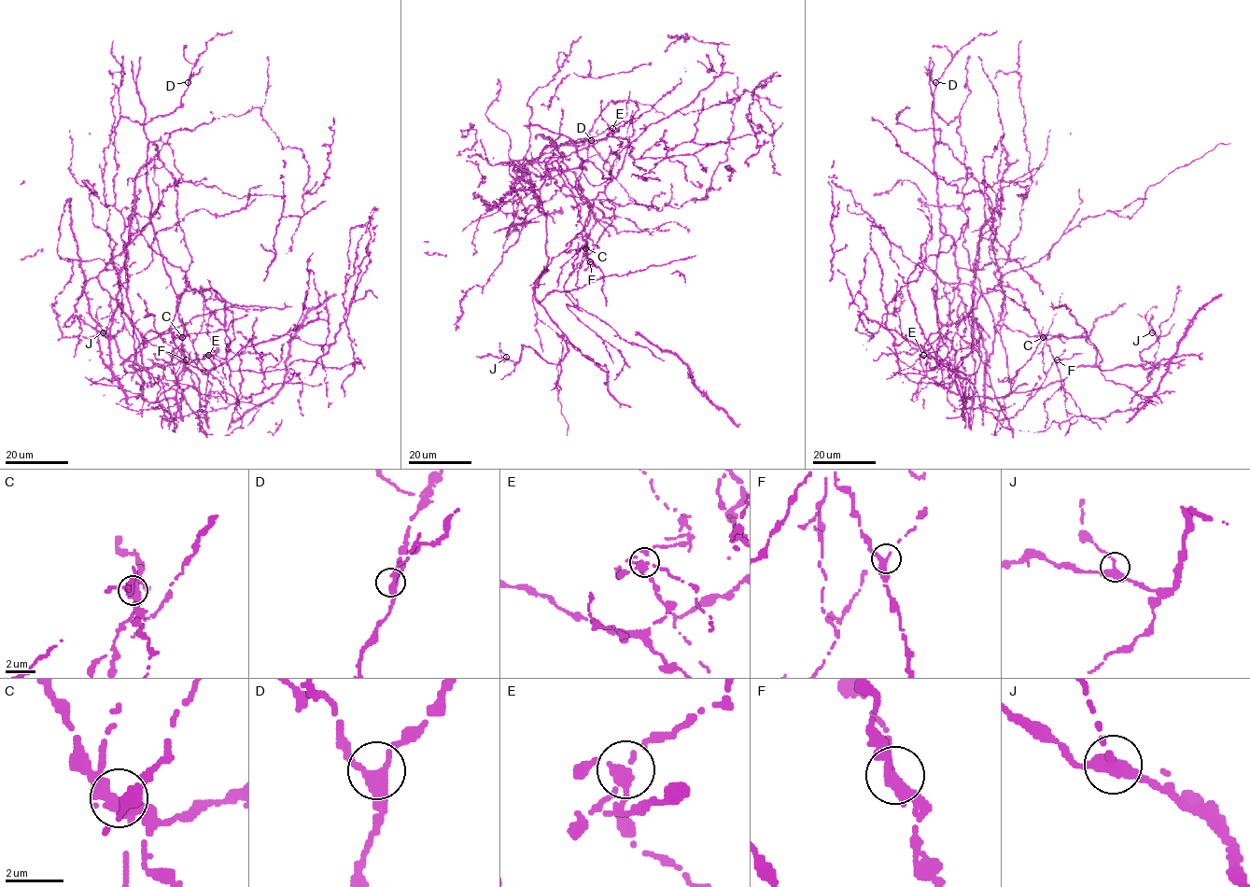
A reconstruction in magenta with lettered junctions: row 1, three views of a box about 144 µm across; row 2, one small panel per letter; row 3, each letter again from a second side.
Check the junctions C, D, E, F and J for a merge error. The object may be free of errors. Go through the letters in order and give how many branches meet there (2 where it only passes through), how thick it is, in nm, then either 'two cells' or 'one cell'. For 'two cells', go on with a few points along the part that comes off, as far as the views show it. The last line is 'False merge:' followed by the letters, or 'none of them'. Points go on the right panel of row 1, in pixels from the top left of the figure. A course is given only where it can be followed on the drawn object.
C: branches 4; calibre 360 nm; one cell
D: branches 3; calibre 300 nm; one cell
E: branches 4; calibre 280 nm; two cells; course (923, 355), (913, 364), (886, 379)
F: branches 3; calibre 260 nm; one cell
J: branches 3; calibre 320 nm; one cell
False merge: E

